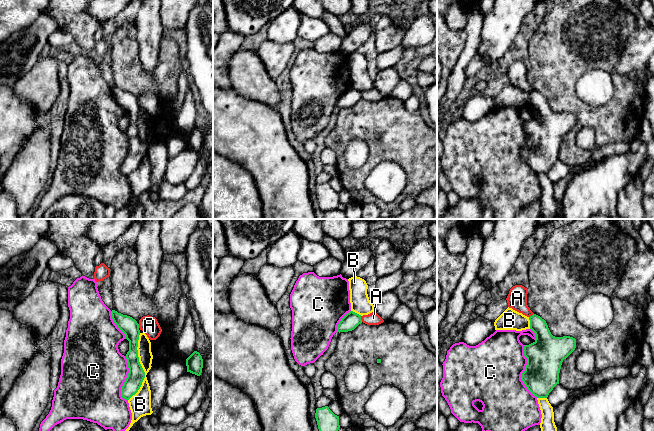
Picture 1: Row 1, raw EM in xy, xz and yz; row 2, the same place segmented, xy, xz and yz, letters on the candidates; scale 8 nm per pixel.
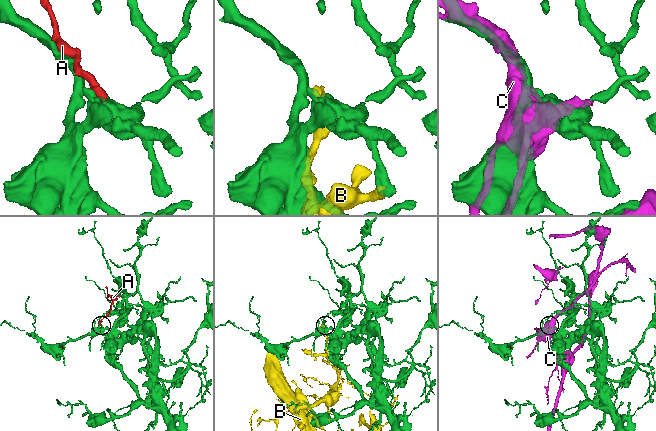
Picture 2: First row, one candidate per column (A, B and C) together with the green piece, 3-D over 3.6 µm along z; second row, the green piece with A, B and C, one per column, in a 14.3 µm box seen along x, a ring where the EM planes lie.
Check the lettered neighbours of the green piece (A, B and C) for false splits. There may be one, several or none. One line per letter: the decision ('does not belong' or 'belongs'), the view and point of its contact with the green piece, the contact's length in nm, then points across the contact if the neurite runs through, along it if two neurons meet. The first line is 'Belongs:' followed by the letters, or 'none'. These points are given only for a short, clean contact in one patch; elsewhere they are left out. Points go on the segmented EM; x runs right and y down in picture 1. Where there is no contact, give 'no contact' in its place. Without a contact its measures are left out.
Belongs: none
A: does not belong; meets green in xz at (360, 319); contact 50 nm long; border along xz (360, 316), (362, 321)
B: does not belong; meets green in xy at (141, 367); contact 550 nm long
C: does not belong; meets green in yz at (523, 372); contact 440 nm long

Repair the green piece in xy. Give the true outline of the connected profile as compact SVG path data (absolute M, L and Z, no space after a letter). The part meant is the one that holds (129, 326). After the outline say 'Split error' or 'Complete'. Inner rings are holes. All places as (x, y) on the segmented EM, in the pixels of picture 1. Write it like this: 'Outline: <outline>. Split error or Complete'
Outline: M112 310L111 315L114 323L129 341L129 351L126 354L129 373L121 388L122 398L129 400L138 392L145 378L145 372L139 362L137 350L140 335L139 324L132 317L118 313L115 310Z. Complete

